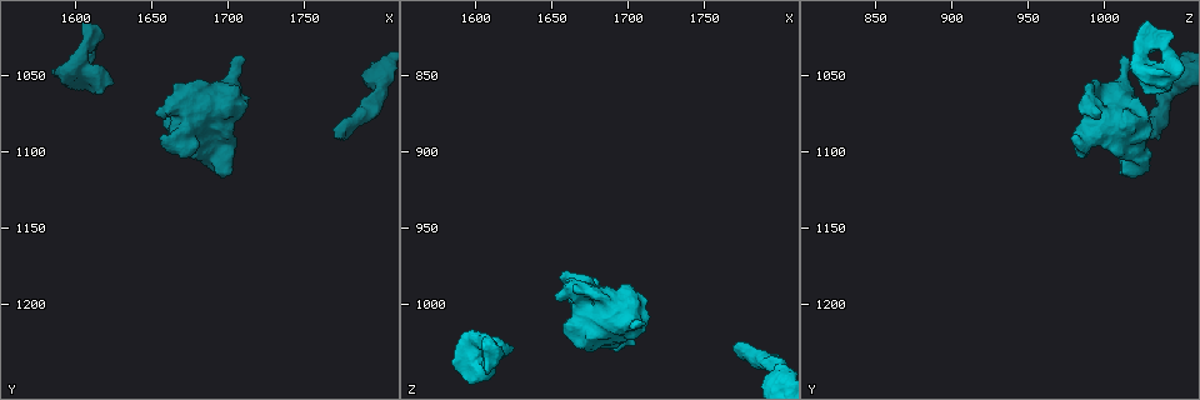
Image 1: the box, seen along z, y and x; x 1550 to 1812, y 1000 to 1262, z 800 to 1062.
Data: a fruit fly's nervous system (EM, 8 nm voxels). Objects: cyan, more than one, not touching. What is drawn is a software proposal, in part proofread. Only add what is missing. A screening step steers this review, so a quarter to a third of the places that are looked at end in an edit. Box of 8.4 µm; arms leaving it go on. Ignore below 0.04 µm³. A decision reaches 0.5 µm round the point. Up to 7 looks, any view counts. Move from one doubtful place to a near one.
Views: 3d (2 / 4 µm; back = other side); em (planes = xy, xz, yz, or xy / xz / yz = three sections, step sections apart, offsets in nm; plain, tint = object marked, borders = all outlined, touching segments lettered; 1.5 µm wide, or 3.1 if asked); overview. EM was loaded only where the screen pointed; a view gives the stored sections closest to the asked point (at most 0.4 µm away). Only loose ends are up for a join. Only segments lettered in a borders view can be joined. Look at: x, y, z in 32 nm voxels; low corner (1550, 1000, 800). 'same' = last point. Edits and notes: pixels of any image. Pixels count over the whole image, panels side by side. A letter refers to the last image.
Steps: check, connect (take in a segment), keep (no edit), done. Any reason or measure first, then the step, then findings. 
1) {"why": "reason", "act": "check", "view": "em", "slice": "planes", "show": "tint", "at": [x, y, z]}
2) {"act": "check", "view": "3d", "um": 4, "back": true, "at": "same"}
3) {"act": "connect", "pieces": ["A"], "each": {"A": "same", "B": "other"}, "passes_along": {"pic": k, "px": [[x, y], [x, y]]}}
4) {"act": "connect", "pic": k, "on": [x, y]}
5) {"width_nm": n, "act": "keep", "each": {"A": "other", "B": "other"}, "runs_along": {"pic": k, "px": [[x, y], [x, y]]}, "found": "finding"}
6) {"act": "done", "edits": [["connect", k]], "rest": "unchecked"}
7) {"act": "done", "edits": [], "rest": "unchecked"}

{"why": "stops while still wide", "act": "check", "view": "3d", "um": 4, "at": [1624, 1054, 1030]}

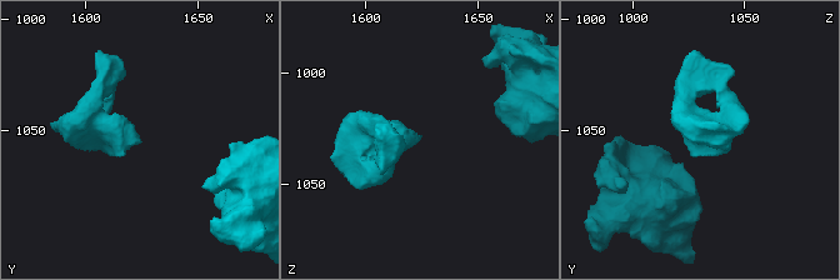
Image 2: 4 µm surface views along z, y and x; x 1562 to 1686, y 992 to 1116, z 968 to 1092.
{"why": "now the EM", "act": "check", "view": "em", "slice": "xz", "step": 4, "show": "borders", "at": [1624, 1056, 1029]}

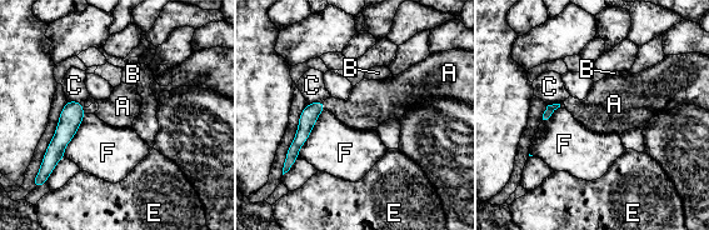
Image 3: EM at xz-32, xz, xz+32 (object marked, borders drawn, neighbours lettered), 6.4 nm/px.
{"act": "connect", "pieces": ["A"], "each": {"A": "same", "B": "other", "C": "other", "E": "other", "F": "other"}, "found": "the neuron continues"}

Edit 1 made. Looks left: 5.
{"act": "check", "view": "overview"}

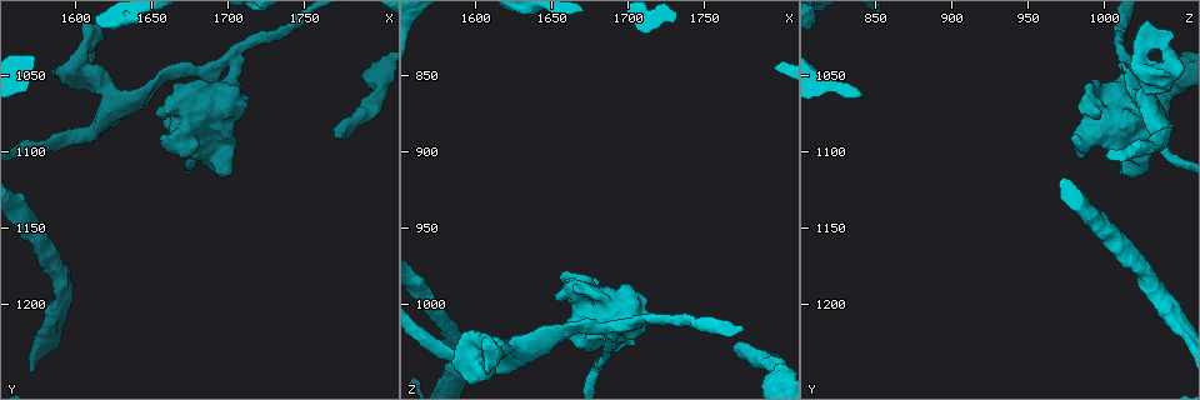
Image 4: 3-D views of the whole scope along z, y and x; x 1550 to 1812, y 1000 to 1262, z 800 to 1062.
{"why": "end of a long branch", "act": "check", "view": "em", "slice": "xy", "step": 8, "show": "tint", "at": [1770, 1090, 1028]}

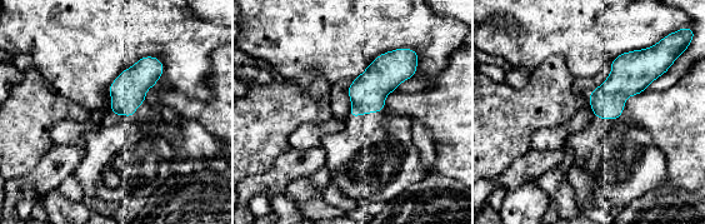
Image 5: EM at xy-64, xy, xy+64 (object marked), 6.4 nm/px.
{"act": "check", "view": "em", "slice": "planes", "show": "borders", "at": "same"}

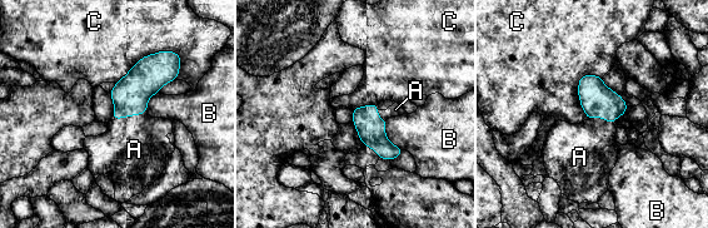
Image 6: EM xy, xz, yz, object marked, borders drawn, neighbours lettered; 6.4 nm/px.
{"act": "connect", "pieces": ["A"], "each": {"A": "same", "B": "other", "C": "other"}, "found": "it goes on there"}

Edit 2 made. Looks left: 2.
{"act": "done", "edits": [["connect", 3], ["connect", 6]], "rest": "unchecked"}

